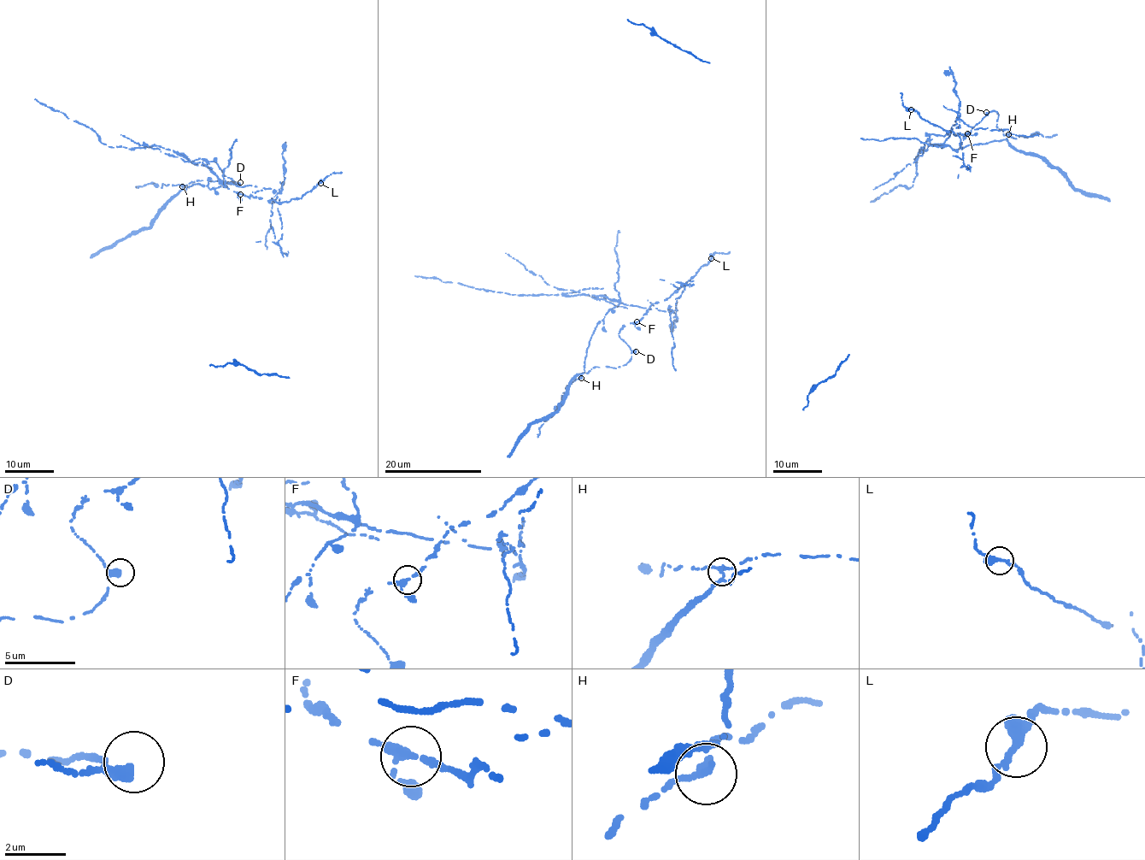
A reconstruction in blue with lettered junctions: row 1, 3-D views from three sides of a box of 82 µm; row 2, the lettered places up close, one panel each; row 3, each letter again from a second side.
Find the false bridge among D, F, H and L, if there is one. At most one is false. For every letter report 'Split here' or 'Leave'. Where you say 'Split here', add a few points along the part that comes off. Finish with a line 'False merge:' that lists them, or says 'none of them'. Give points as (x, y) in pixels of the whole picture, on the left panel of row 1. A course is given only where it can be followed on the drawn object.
D: Leave
F: Leave
H: Split here. Course of the part to remove: (183, 186), (223, 187), (205, 160), (190, 161), (157, 145), (108, 146), (91, 128), (35, 98)
L: Leave
False merge: H

